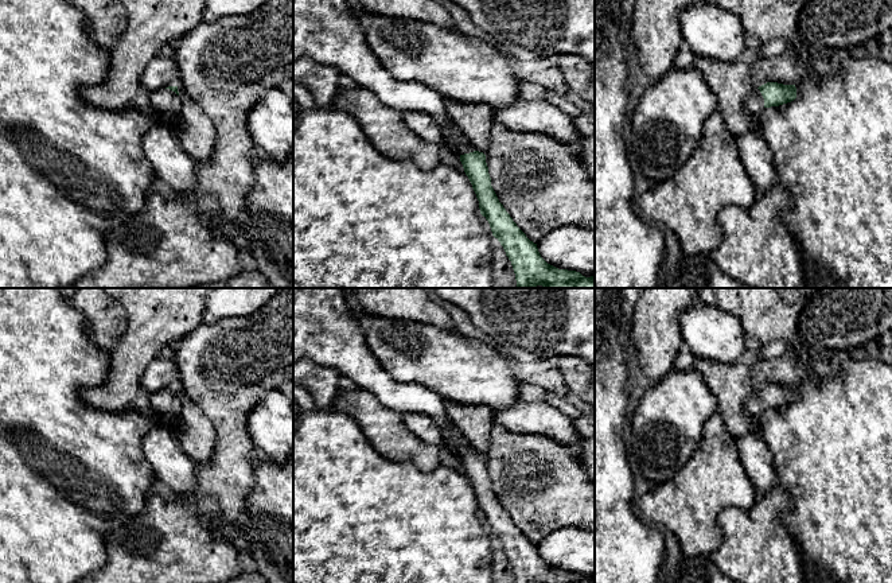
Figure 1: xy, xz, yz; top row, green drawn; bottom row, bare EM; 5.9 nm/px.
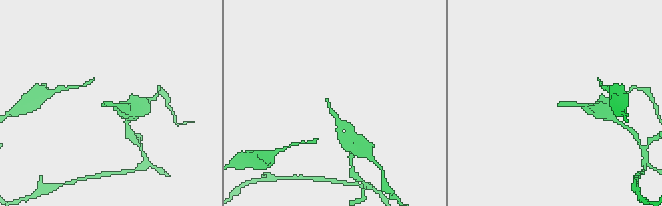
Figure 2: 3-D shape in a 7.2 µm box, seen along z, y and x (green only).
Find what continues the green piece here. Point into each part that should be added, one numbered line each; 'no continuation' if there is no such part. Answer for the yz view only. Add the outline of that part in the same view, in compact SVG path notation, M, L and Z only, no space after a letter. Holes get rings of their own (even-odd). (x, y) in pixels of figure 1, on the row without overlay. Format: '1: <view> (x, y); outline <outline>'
1: yz (755, 405); outline M755 389L753 395L748 399L747 409L749 416L756 421L764 412L764 400L757 389Z

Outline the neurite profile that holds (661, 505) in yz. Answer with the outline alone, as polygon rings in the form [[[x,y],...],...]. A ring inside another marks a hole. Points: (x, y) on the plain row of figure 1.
[[[720,415],[710,416],[690,460],[667,482],[648,489],[639,508],[673,532],[686,556],[709,556],[722,541],[717,517],[725,508],[749,509],[756,489],[744,470],[736,440]]]

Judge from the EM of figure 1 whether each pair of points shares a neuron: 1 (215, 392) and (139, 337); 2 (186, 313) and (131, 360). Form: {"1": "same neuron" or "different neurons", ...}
{"1": "different neurons", "2": "same neuron"}

